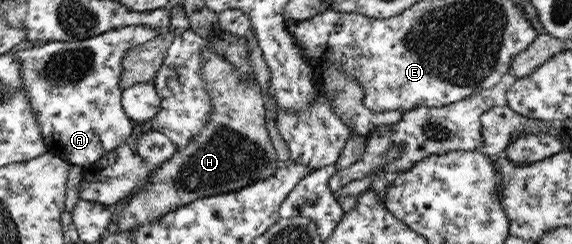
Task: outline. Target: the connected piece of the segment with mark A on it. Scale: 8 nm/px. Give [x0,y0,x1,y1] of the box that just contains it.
[17,26,161,167]

